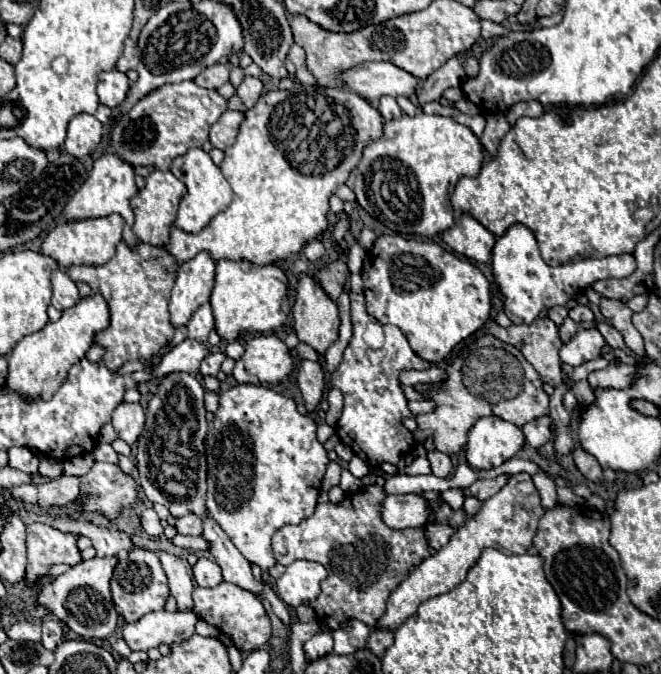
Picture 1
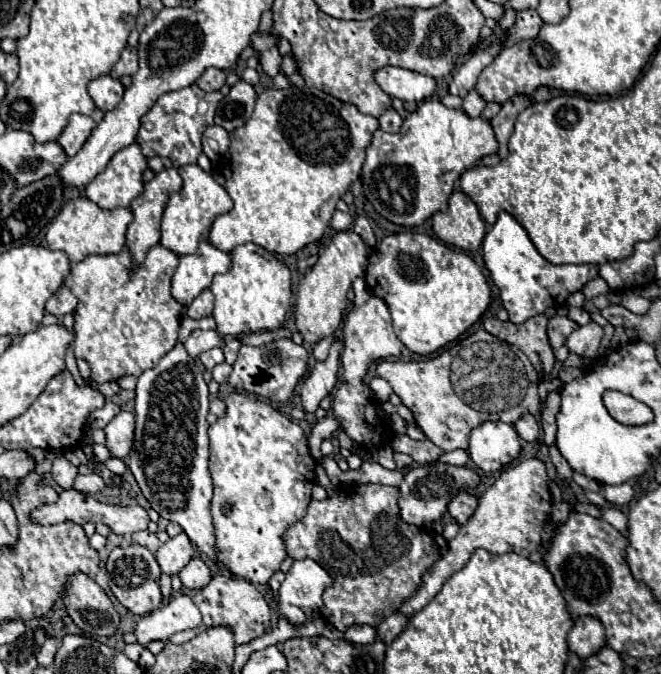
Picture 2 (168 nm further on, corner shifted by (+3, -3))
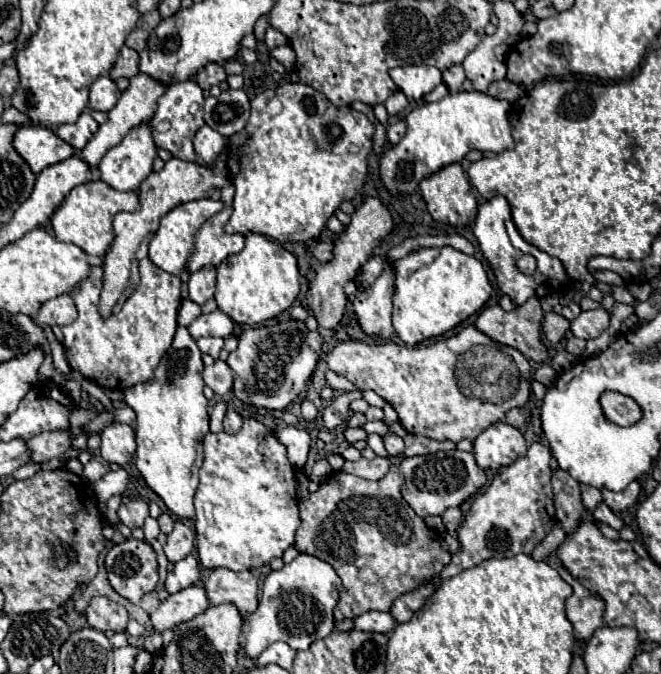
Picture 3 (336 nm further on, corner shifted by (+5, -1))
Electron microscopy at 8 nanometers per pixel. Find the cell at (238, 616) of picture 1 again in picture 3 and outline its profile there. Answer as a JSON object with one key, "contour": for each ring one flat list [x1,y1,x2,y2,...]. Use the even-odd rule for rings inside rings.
{"contour":[[211,569,207,581,203,583,207,599,211,605,233,603,243,619,247,619,257,609,257,579,249,571,229,571]]}

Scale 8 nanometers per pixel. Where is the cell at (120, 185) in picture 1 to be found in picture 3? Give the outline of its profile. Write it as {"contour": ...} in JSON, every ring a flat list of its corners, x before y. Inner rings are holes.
{"contour":[[147,123,133,127,119,145,111,147,99,163,99,179,117,191,135,191,149,177,153,159,157,157,157,147,151,139,151,129]]}

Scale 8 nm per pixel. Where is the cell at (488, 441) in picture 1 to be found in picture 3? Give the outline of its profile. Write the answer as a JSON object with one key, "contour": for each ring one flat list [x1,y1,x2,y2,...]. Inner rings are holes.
{"contour":[[499,421,487,427,473,441,473,455,481,469,499,469,515,459,523,457,527,451,525,439,519,429]]}

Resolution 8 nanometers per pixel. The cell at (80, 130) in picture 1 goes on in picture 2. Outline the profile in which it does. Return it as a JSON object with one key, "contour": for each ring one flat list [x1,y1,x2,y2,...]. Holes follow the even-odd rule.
{"contour":[[73,115,69,119,69,125,61,133,61,137,57,139,57,143,65,149,67,157,73,157,83,147,83,143,87,141,87,137,91,135,93,129,95,129,95,121,91,117,87,117,87,115]]}

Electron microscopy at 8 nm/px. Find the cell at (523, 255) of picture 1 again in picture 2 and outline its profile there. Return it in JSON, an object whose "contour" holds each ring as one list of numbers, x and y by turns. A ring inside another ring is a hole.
{"contour":[[501,211,497,221,487,229,483,237,483,259,491,279,495,277,495,285,511,323,523,323,529,317,543,313,547,307,565,303,571,293,581,291,587,281,597,277,597,265,553,265,543,259,527,231,507,211]]}

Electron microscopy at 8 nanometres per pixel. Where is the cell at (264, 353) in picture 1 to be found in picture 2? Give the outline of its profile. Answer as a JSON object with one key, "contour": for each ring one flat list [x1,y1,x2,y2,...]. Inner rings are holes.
{"contour":[[277,339,277,347,241,345,237,361,233,363,233,373,229,375,229,385,233,385,241,393,285,403,293,395,299,379,307,373,307,365,309,365,309,351,303,345,293,343,291,339]]}

